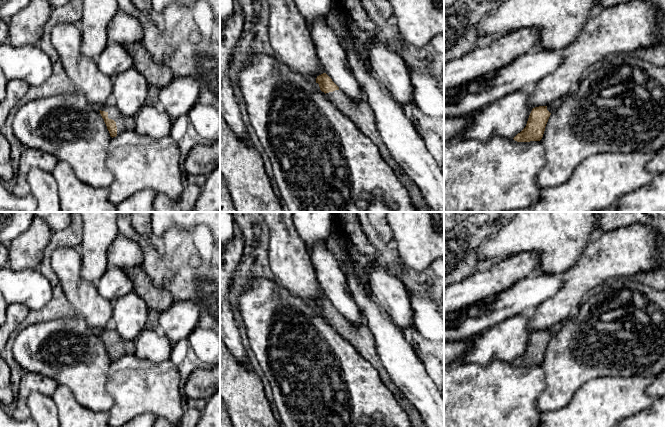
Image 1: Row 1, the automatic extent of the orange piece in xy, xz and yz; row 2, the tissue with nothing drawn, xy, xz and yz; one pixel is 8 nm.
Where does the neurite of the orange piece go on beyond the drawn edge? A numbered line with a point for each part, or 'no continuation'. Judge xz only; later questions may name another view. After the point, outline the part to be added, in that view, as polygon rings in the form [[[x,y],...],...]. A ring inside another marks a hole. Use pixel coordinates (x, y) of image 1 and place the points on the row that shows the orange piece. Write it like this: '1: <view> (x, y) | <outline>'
1: xz (360, 113) | [[[340,89],[326,93],[326,95],[328,99],[378,147],[379,153],[384,161],[392,168],[398,179],[407,189],[412,204],[418,212],[426,212],[429,207],[425,202],[420,189],[393,159],[385,143],[383,142],[376,126],[375,115],[370,105],[365,100],[355,103]]]

